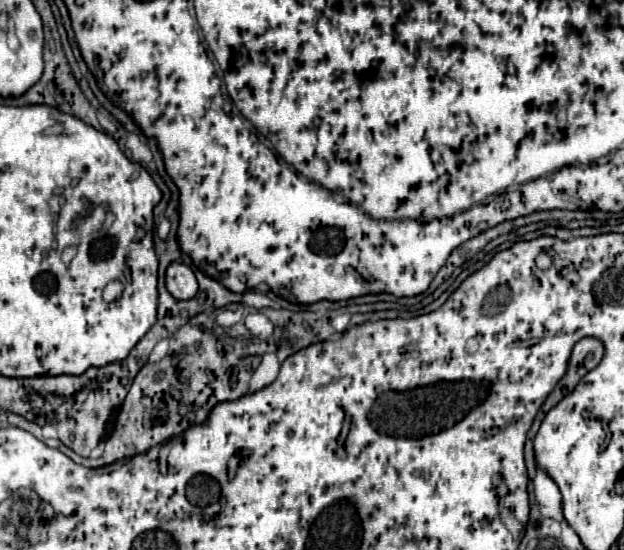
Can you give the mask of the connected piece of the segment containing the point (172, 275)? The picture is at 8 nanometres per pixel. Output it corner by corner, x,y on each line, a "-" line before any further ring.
172,262
166,270
166,288
178,300
190,300
198,292
198,280
186,264

